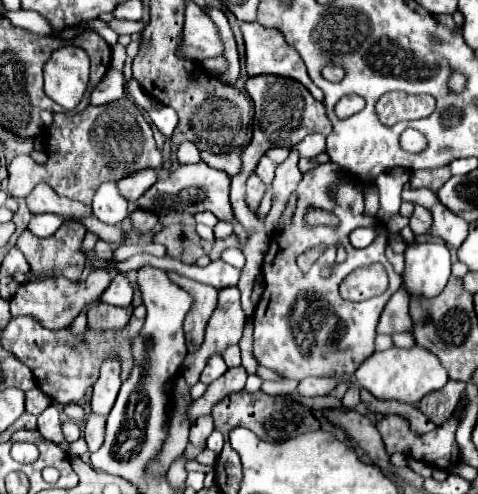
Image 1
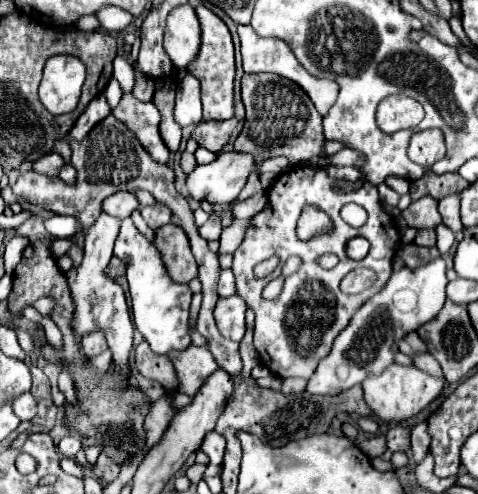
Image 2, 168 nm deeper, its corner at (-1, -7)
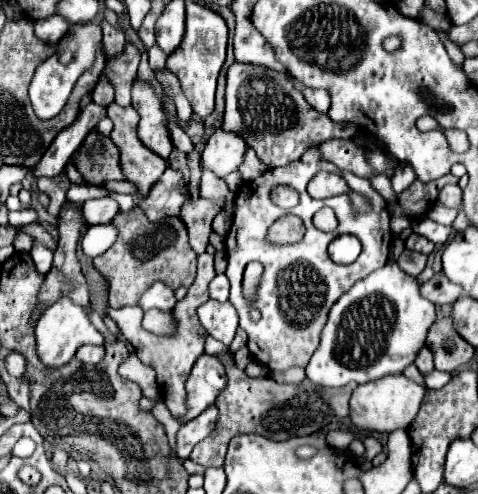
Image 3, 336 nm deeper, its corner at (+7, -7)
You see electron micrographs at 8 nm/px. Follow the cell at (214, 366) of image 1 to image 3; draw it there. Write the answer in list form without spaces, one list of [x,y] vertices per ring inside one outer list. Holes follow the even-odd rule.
[[[208,252],[198,256],[198,276],[194,280],[194,284],[188,288],[188,294],[174,306],[174,320],[178,324],[178,332],[174,336],[156,336],[150,334],[142,328],[140,320],[142,320],[142,310],[138,306],[124,306],[118,310],[108,310],[108,316],[112,320],[116,320],[118,328],[122,330],[124,338],[134,346],[136,356],[142,360],[142,364],[152,366],[156,370],[158,376],[158,388],[164,396],[164,404],[168,406],[168,410],[172,412],[172,416],[182,416],[186,412],[186,390],[184,390],[184,382],[194,366],[194,362],[204,354],[204,338],[198,334],[198,316],[196,316],[196,308],[204,302],[210,300],[208,296],[208,284],[210,280],[216,276],[214,272],[214,256],[210,256]]]

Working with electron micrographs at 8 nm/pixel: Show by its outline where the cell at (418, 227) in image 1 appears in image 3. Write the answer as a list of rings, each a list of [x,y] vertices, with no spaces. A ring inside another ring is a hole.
[[[412,234],[406,240],[406,248],[408,250],[416,250],[416,252],[424,252],[424,254],[430,254],[434,250],[434,244],[430,240],[426,240],[424,236],[420,236],[420,234]]]

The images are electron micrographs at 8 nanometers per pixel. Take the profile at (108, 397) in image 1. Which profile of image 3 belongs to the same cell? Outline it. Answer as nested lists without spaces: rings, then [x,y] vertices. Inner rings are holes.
[[[72,282],[64,284],[62,296],[56,304],[52,304],[48,310],[44,310],[44,314],[38,318],[36,322],[36,346],[38,346],[38,356],[46,366],[58,368],[60,364],[66,364],[68,358],[74,356],[74,352],[82,346],[82,344],[102,344],[104,338],[102,334],[94,328],[94,324],[90,322],[90,312],[94,310],[94,304],[88,302],[86,306],[76,306],[70,298],[70,292],[74,290]]]

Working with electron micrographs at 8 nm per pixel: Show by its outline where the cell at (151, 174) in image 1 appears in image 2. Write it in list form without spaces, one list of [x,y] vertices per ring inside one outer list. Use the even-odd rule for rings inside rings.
[[[116,192],[102,202],[102,210],[116,218],[128,218],[138,208],[138,200],[130,192]]]

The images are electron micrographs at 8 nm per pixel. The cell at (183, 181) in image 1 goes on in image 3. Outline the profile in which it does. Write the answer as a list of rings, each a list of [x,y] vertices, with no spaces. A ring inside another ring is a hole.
[[[216,130],[206,142],[200,166],[214,172],[218,178],[226,178],[230,172],[242,166],[244,154],[246,142],[240,140],[240,136],[236,136],[234,132]]]

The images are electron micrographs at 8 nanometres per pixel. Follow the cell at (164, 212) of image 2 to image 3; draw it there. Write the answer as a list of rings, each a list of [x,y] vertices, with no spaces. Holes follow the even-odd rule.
[[[168,168],[162,178],[150,188],[146,198],[138,204],[148,220],[156,222],[166,216],[178,216],[180,206],[186,202],[186,184],[182,174],[174,168]]]

